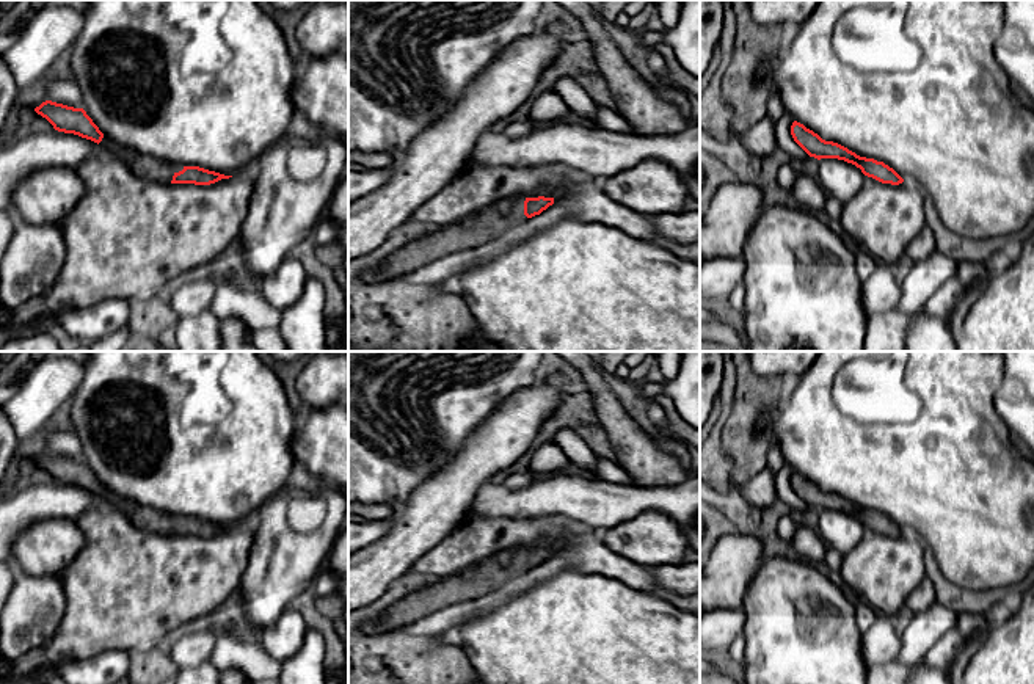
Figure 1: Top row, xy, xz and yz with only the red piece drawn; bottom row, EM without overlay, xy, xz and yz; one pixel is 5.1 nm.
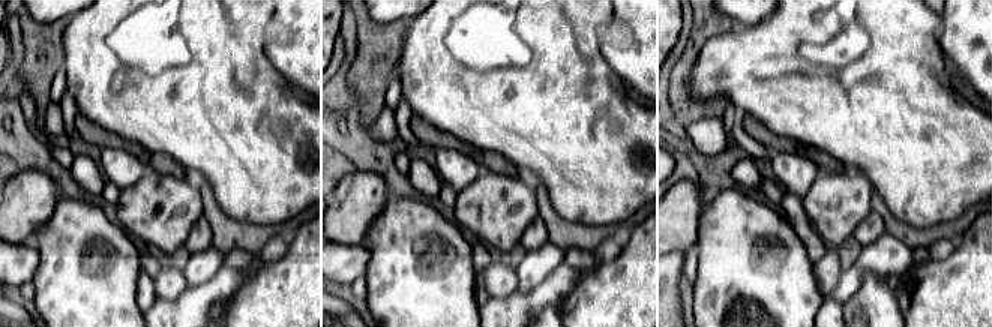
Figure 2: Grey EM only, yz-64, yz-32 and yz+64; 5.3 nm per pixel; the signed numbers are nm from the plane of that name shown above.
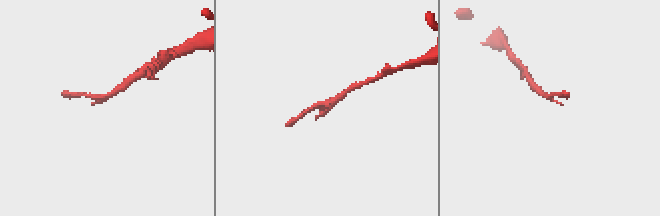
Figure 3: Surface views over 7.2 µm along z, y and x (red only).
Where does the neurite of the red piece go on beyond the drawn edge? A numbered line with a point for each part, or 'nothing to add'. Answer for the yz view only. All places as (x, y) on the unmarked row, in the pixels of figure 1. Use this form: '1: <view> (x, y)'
nothing to add

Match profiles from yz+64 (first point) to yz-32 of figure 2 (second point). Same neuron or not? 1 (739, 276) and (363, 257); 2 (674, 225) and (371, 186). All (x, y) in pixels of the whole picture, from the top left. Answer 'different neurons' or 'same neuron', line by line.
1: different neurons
2: same neuron

